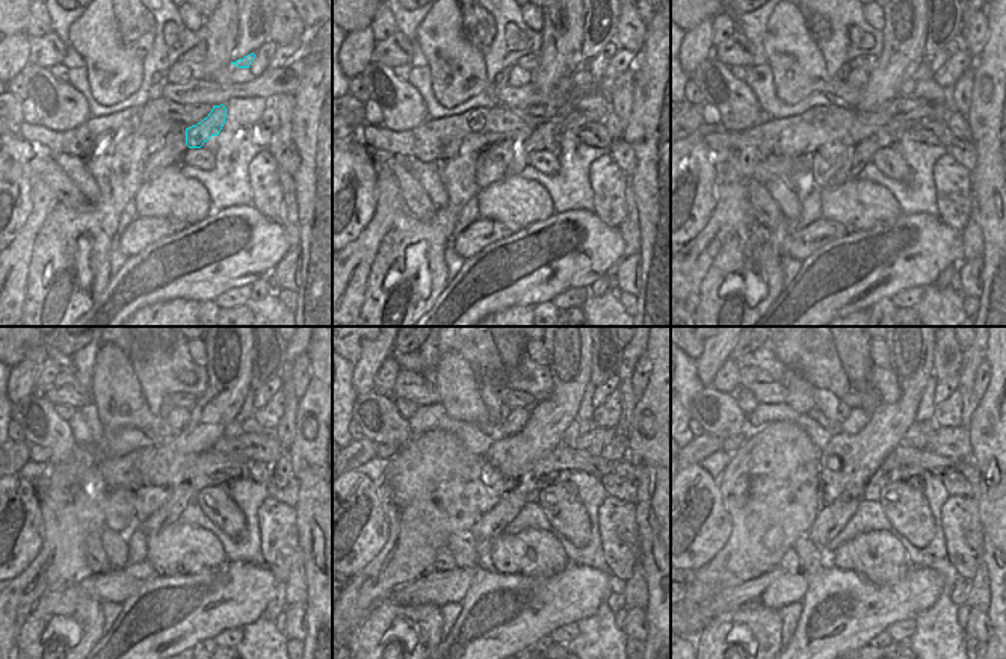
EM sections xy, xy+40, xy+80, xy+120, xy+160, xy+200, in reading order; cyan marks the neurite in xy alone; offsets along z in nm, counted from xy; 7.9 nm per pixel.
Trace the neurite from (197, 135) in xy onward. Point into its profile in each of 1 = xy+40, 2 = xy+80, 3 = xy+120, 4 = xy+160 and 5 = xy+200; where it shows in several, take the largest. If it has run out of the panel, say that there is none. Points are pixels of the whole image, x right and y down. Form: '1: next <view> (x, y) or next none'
1: next xy+40 (544, 133)
2: next xy+80 (861, 153)
3: next xy+120 (182, 493)
4: next xy+160 (488, 526)
5: next xy+200 (831, 519)

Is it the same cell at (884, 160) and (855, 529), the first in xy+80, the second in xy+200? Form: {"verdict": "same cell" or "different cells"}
{"verdict": "different cells"}

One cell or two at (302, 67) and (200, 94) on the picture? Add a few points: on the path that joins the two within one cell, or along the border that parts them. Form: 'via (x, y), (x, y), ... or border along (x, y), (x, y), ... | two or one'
via (281, 85), (268, 85), (248, 91), (227, 91) | one

